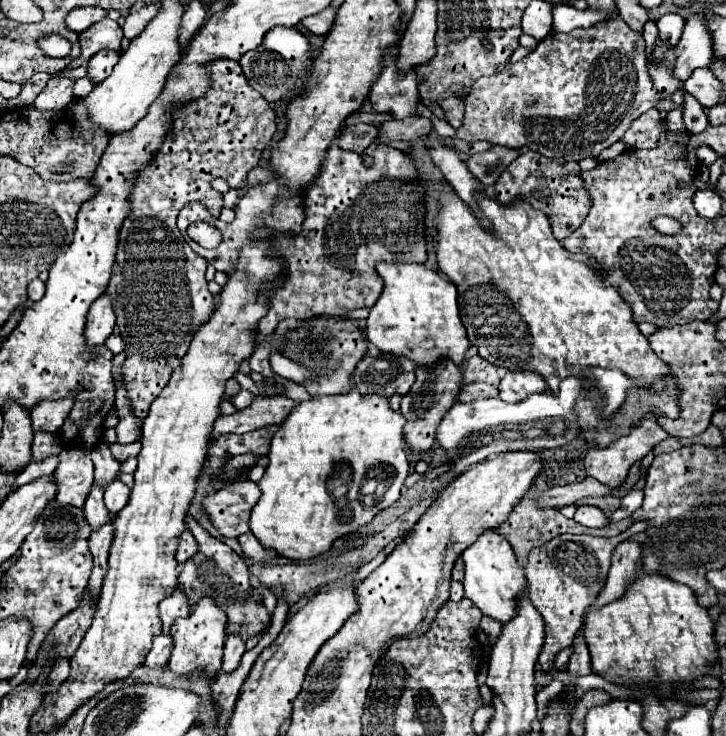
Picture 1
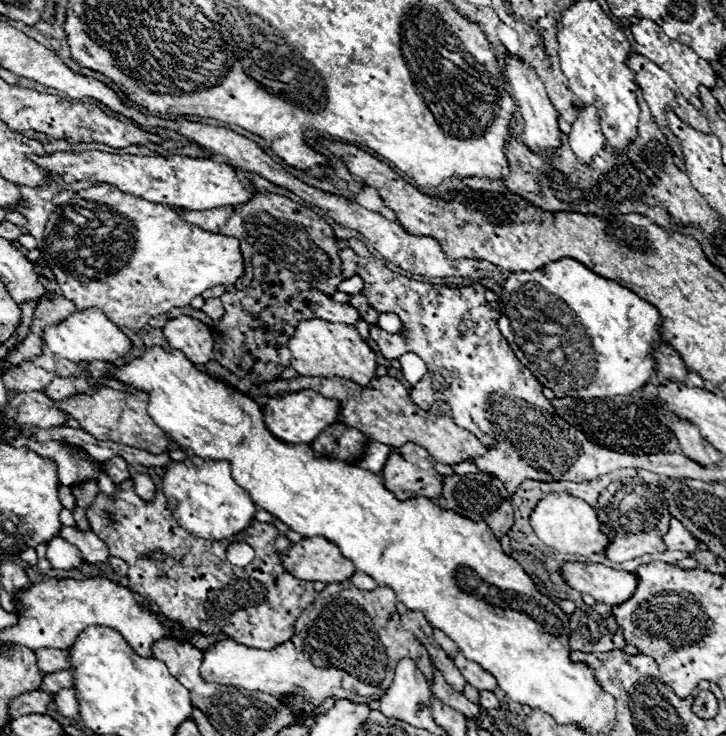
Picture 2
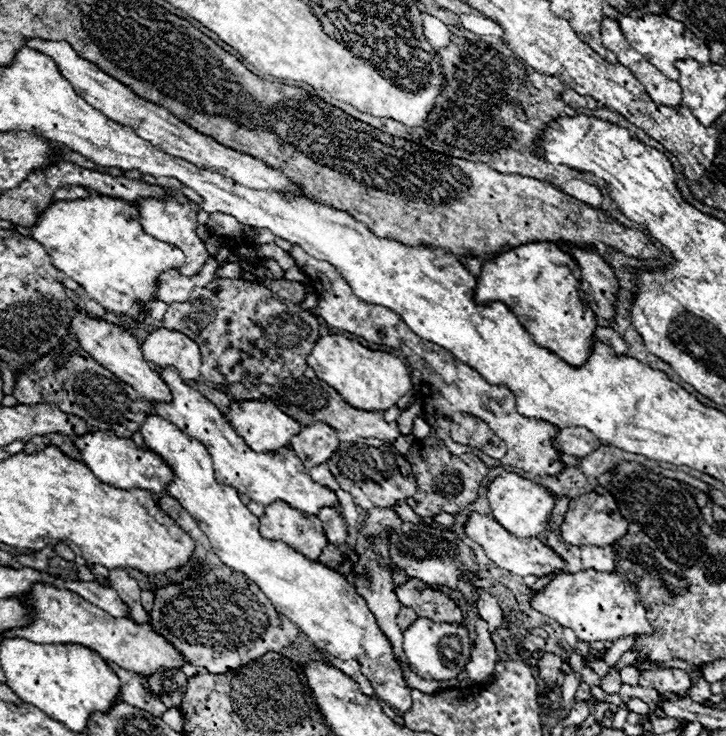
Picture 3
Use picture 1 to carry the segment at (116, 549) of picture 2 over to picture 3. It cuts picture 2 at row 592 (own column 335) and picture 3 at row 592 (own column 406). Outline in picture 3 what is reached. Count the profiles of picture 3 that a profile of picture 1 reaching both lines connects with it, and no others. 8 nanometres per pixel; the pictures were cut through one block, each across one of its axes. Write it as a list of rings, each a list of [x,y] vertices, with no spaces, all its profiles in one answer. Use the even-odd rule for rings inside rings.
[[[162,496],[158,504],[196,542],[194,560],[202,566],[204,578],[188,578],[182,584],[168,584],[154,592],[154,606],[150,612],[150,626],[154,632],[164,636],[190,664],[202,666],[210,674],[226,674],[266,652],[280,652],[298,638],[296,624],[276,614],[274,606],[256,584],[244,584],[242,574],[236,574],[216,558],[208,538],[196,526],[196,520],[184,514],[174,498]]]

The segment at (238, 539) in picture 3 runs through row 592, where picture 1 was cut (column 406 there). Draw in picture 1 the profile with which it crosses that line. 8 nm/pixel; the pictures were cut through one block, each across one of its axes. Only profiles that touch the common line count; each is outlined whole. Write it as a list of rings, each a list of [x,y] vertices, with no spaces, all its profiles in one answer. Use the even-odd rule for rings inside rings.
[[[380,262],[376,270],[384,280],[384,292],[370,308],[366,320],[366,336],[370,336],[370,342],[382,352],[410,358],[416,366],[434,364],[434,360],[440,360],[442,356],[462,366],[470,342],[458,314],[456,286],[440,272],[428,270],[424,264],[396,266]]]

